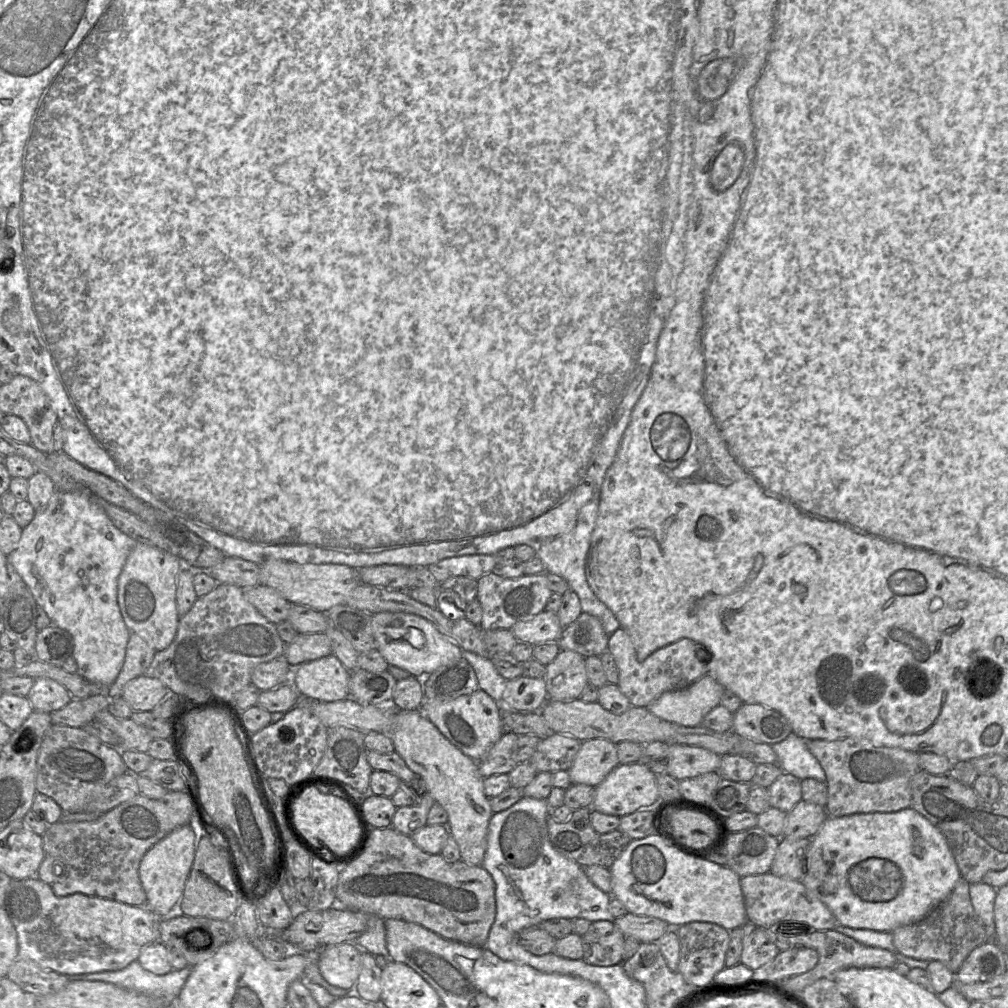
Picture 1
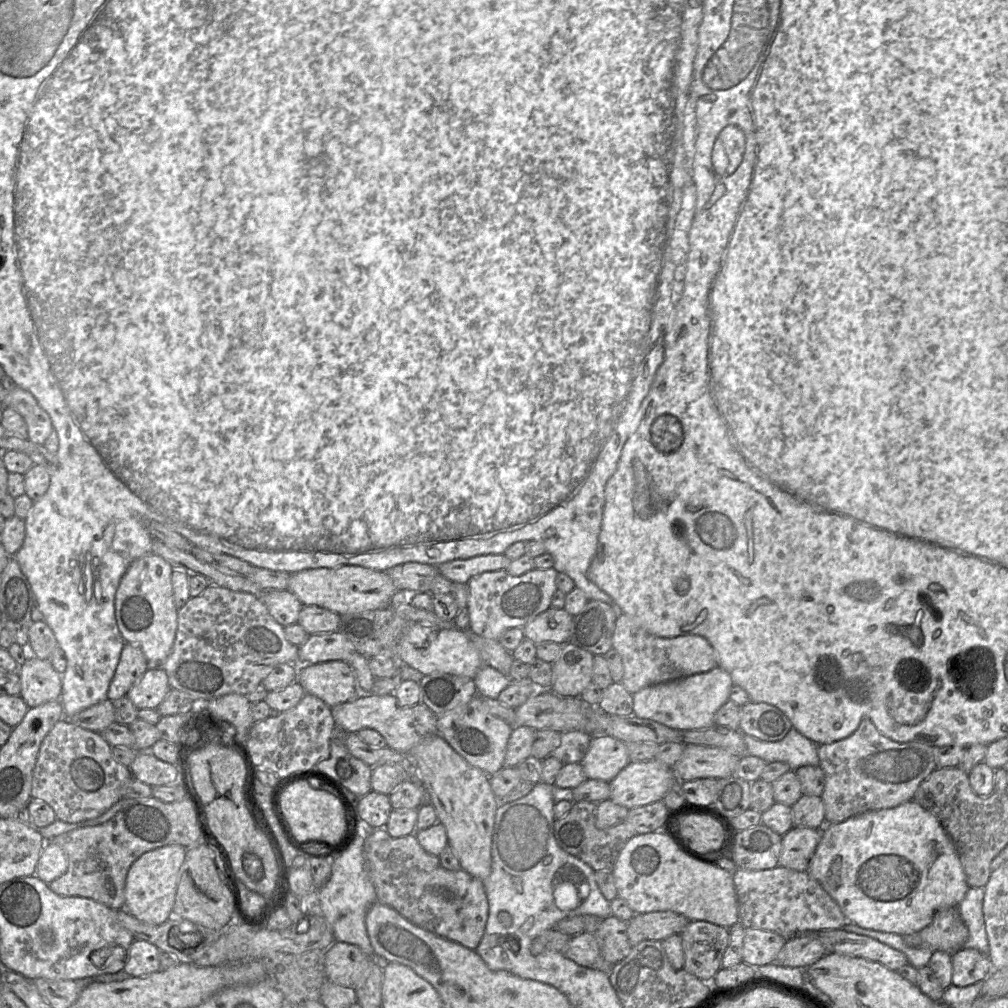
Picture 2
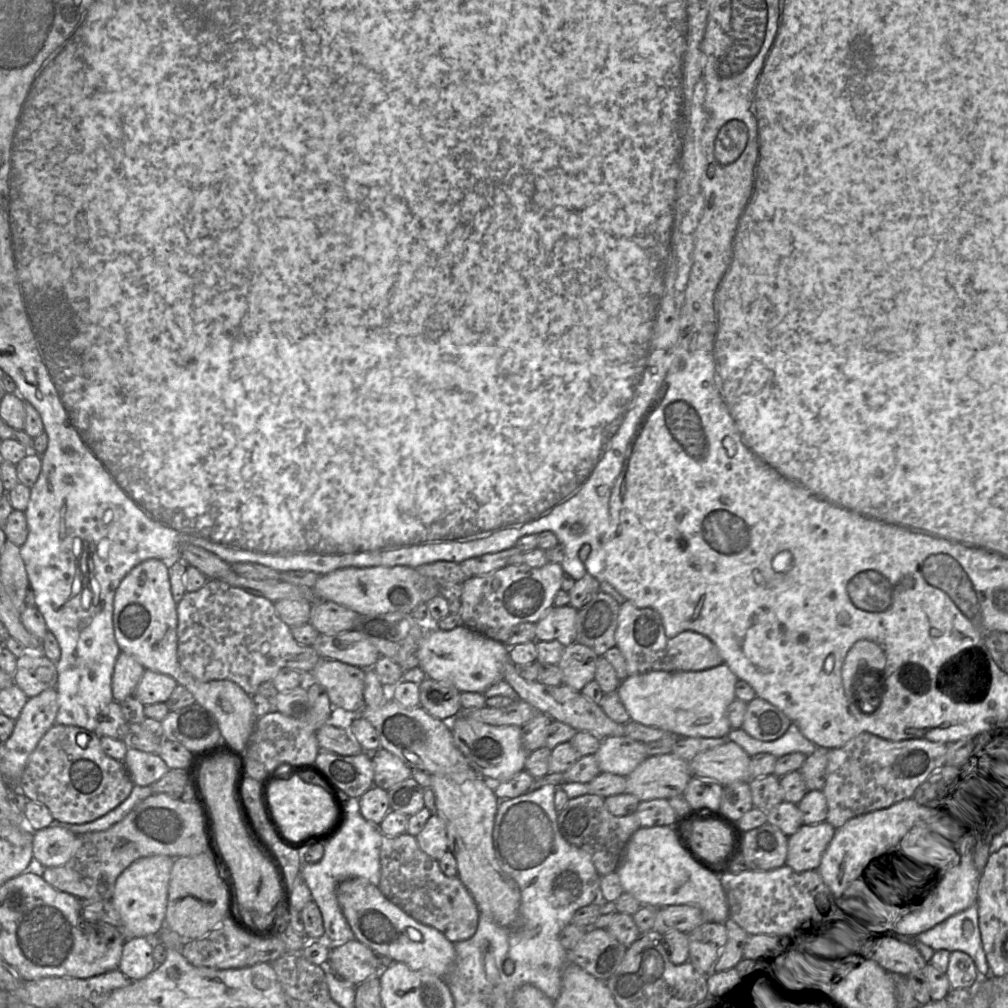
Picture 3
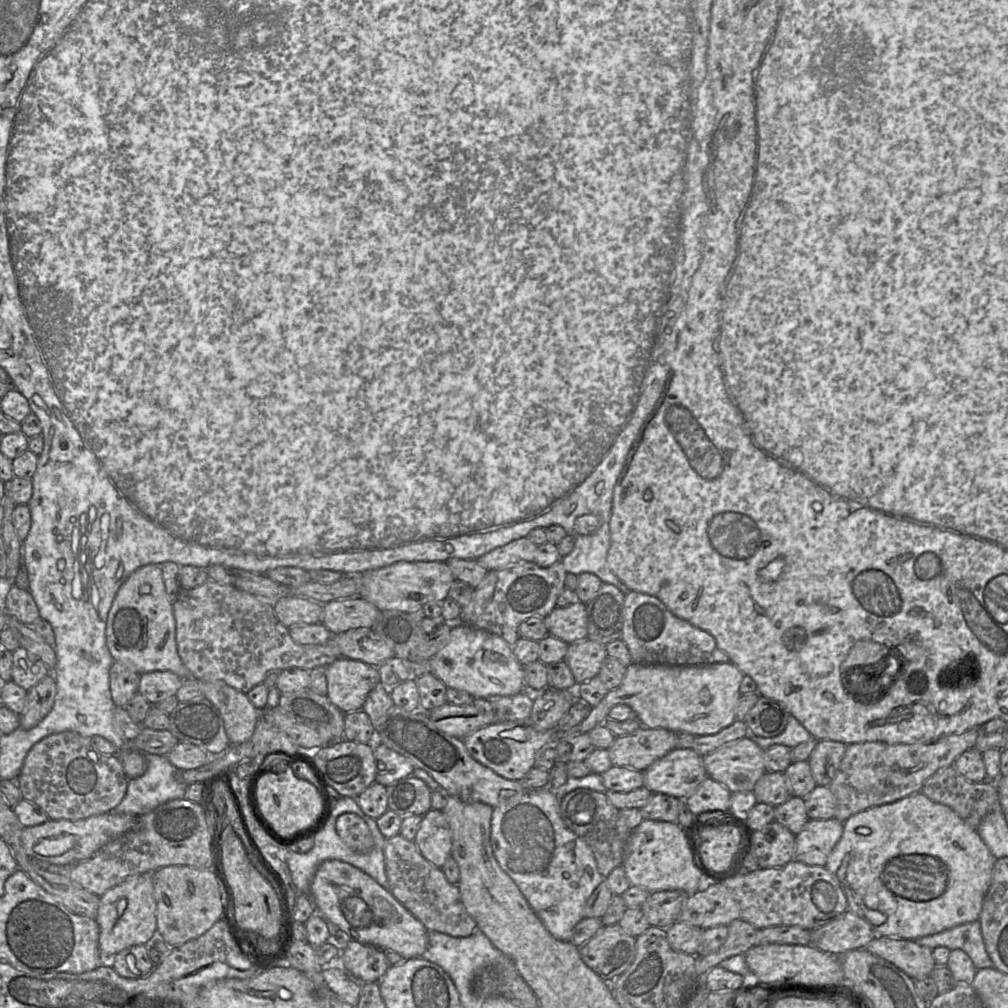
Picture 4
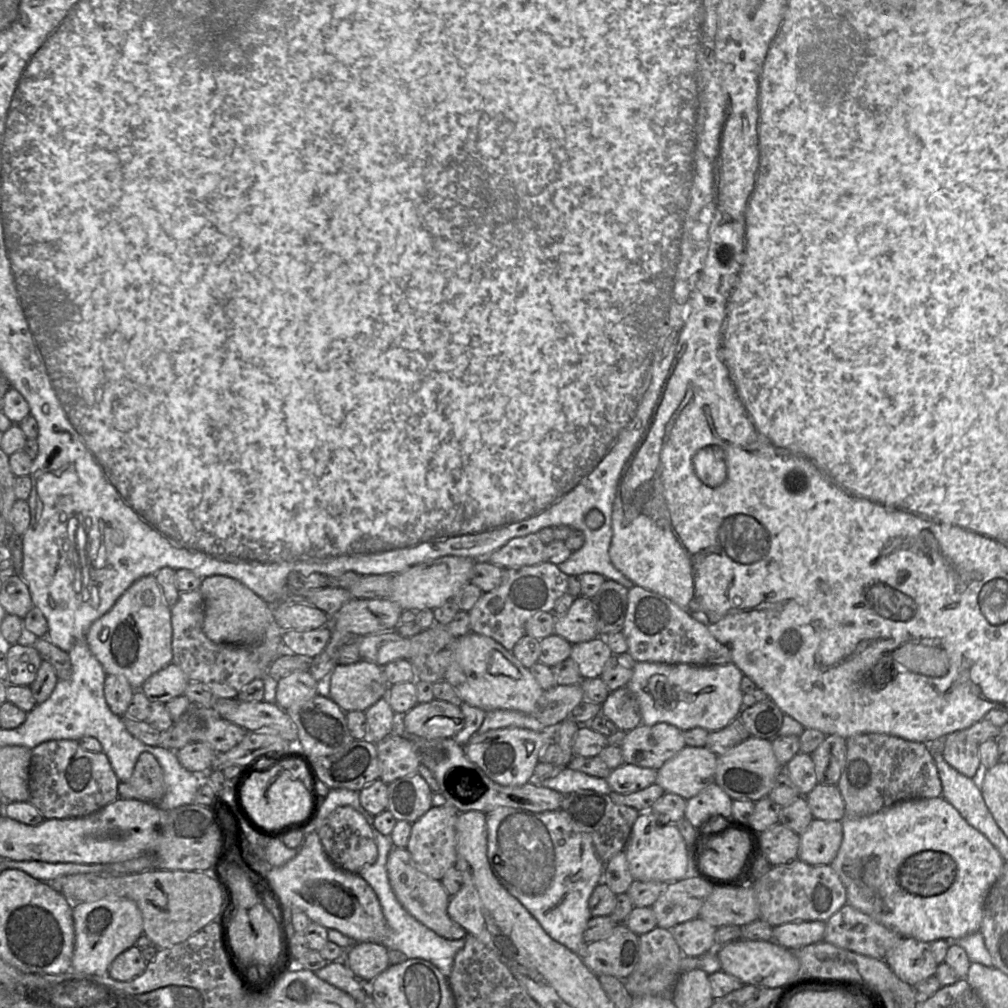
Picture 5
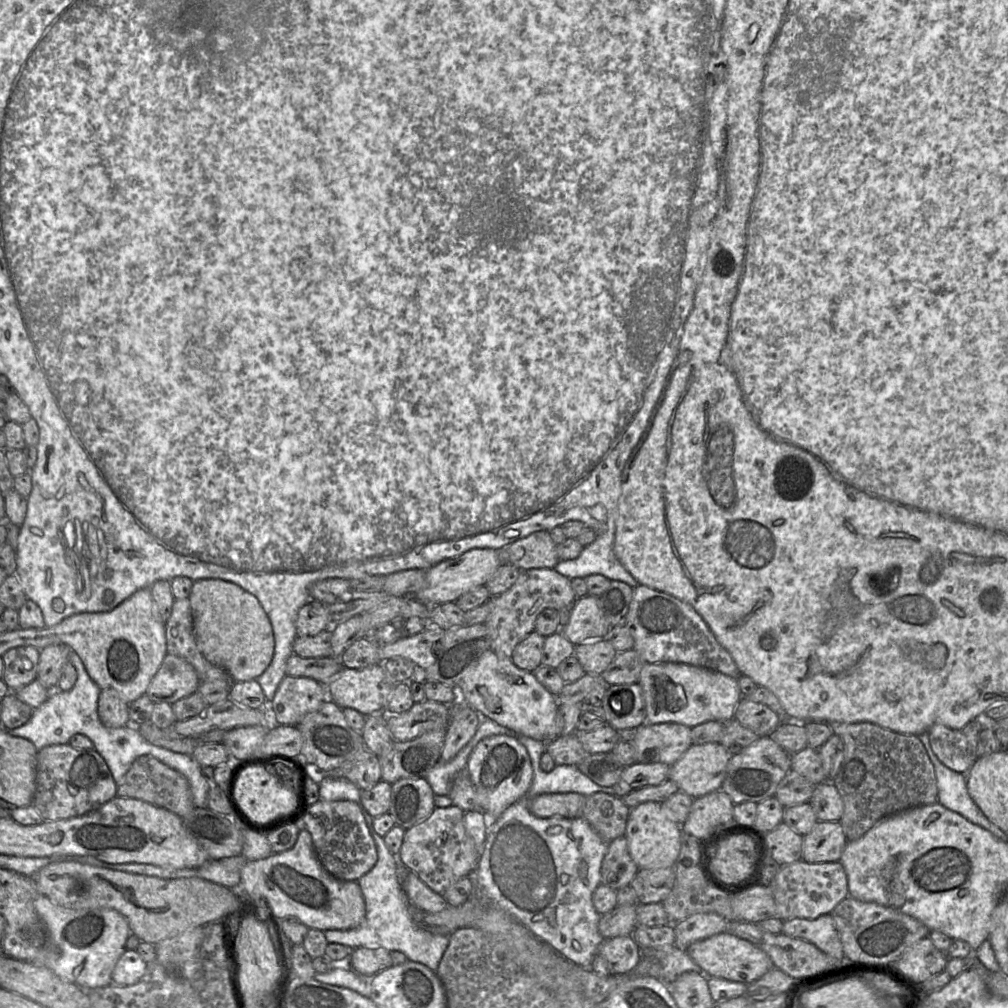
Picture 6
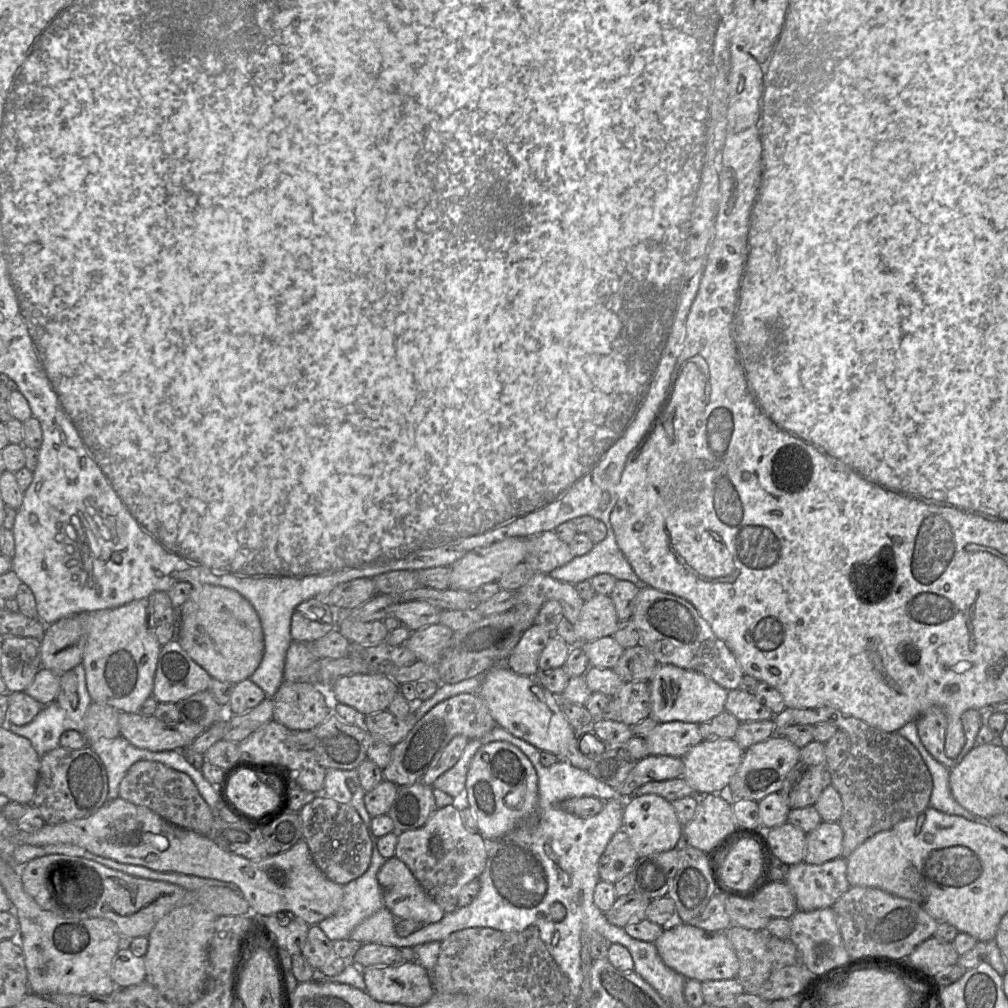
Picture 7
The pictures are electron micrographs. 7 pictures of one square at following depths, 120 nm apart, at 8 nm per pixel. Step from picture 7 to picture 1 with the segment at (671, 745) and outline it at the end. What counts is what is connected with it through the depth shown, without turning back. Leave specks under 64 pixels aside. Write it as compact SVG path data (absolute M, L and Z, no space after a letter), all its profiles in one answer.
M605 739L582 741L568 770L572 784L599 785L619 765L617 744Z

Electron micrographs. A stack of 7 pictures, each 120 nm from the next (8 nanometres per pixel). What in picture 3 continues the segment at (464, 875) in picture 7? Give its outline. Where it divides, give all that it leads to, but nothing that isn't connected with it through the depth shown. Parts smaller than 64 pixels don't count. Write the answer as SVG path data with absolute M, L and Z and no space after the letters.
M433 813L416 837L419 848L431 858L439 861L448 851L448 838L443 820Z

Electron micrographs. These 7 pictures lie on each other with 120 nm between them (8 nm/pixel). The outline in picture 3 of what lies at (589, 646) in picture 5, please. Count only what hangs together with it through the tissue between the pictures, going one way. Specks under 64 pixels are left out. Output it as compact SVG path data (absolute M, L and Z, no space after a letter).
M577 642L565 647L558 663L563 673L563 684L581 692L595 679L599 657L593 649Z

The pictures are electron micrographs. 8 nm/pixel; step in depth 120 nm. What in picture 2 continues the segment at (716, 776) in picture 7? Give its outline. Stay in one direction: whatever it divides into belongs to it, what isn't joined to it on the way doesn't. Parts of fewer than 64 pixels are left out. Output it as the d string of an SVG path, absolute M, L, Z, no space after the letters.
M655 759L631 761L609 782L609 799L629 810L662 801L676 781L673 768Z

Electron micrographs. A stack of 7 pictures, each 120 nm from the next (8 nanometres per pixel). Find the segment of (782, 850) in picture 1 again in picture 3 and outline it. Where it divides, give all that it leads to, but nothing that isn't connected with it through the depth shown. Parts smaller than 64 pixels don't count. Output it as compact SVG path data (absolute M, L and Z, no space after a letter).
M824 821L814 825L801 825L798 831L788 837L786 864L797 872L817 869L822 855L835 834L836 828Z

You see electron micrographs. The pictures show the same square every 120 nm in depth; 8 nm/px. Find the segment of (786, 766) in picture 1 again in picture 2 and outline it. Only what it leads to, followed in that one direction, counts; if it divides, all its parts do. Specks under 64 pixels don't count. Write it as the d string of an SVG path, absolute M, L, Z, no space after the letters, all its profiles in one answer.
M792 727L787 735L778 741L759 740L744 735L746 754L757 756L766 763L785 762L790 770L805 765L818 766L818 746Z

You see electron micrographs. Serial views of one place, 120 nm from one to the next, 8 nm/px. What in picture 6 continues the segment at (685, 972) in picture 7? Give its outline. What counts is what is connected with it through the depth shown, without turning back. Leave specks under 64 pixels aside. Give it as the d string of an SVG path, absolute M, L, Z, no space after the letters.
M728 931L694 942L686 949L686 952L708 977L722 978L747 985L758 980L774 967L765 951Z

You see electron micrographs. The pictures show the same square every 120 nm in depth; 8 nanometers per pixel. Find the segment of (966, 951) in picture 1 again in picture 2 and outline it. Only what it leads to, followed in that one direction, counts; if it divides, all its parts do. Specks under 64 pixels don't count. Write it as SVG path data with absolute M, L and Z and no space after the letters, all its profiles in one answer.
M950 907L937 912L932 922L922 930L903 937L911 947L942 951L952 956L964 948L968 936L968 928L958 907Z

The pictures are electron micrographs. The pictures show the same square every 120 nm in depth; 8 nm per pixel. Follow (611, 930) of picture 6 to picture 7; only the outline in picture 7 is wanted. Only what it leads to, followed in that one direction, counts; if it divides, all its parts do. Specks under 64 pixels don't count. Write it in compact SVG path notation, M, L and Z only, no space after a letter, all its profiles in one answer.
M636 891L618 897L612 908L604 913L609 923L625 928L646 919L646 909L651 900Z

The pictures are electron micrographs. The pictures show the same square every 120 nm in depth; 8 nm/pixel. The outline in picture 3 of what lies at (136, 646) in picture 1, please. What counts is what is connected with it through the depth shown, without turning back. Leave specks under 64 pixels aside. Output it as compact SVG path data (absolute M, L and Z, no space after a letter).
M120 652L112 675L114 701L121 702L132 696L146 669L131 655Z

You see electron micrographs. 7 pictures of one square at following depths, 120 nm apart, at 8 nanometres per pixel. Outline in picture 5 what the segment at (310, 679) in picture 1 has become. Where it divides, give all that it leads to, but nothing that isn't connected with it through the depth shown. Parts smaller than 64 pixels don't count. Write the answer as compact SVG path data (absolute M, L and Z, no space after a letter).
M366 660L349 665L337 665L323 683L327 696L345 713L351 711L365 712L381 698L387 697L390 687L383 668Z

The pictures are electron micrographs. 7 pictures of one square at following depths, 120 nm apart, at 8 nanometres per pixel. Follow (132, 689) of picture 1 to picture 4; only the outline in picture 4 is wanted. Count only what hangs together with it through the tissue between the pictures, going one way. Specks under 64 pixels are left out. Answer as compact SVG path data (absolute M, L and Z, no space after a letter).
M153 671L140 675L138 693L151 705L176 695L183 679L171 671Z

